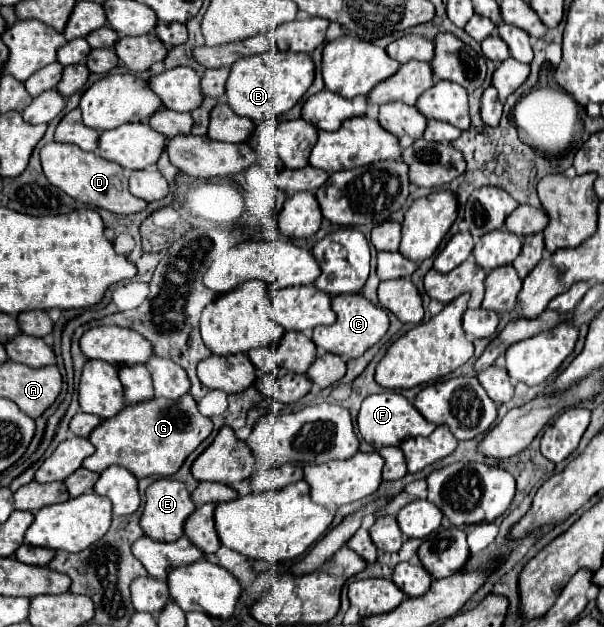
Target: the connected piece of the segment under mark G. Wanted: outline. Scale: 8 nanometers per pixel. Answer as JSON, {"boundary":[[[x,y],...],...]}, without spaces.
{"boundary":[[[184,395],[182,399],[162,399],[154,397],[146,403],[128,405],[118,415],[104,419],[92,433],[90,443],[96,447],[96,453],[84,459],[84,467],[88,471],[102,473],[110,465],[122,465],[130,469],[138,479],[160,475],[174,475],[186,457],[212,433],[212,421],[198,411],[192,395]]]}

